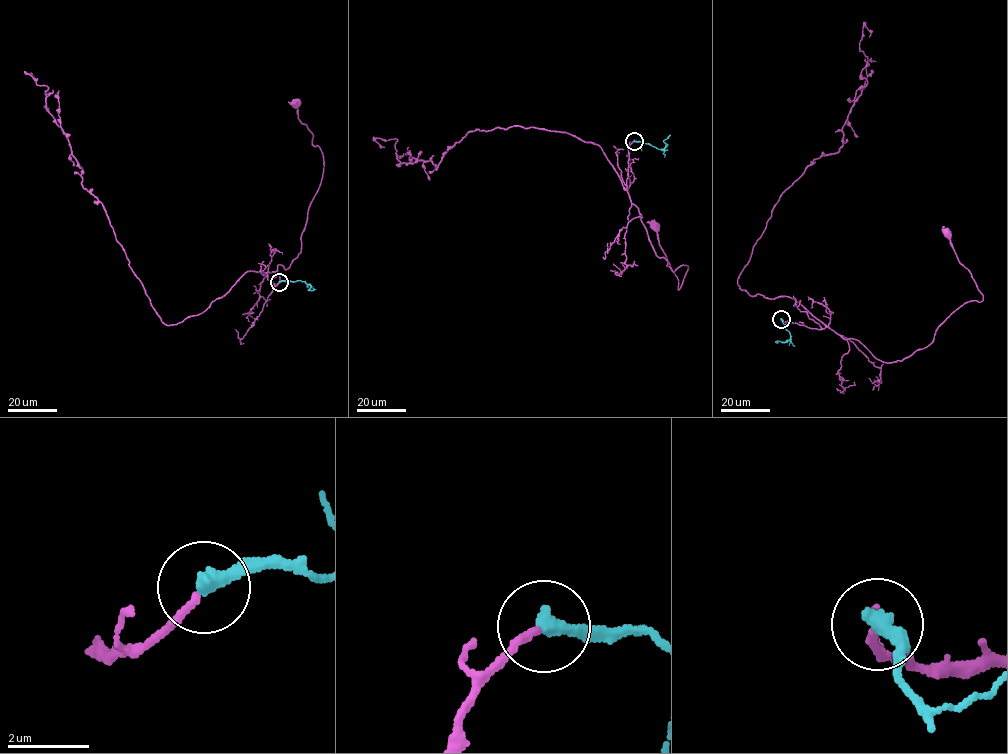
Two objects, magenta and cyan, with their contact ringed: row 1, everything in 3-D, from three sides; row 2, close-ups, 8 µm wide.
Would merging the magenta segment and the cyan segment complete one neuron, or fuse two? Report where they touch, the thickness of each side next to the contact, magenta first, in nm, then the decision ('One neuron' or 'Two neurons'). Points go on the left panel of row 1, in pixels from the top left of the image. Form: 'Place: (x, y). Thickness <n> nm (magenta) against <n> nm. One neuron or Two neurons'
Place: (279, 282). Thickness 160 nm (magenta) against 400 nm. One neuron

